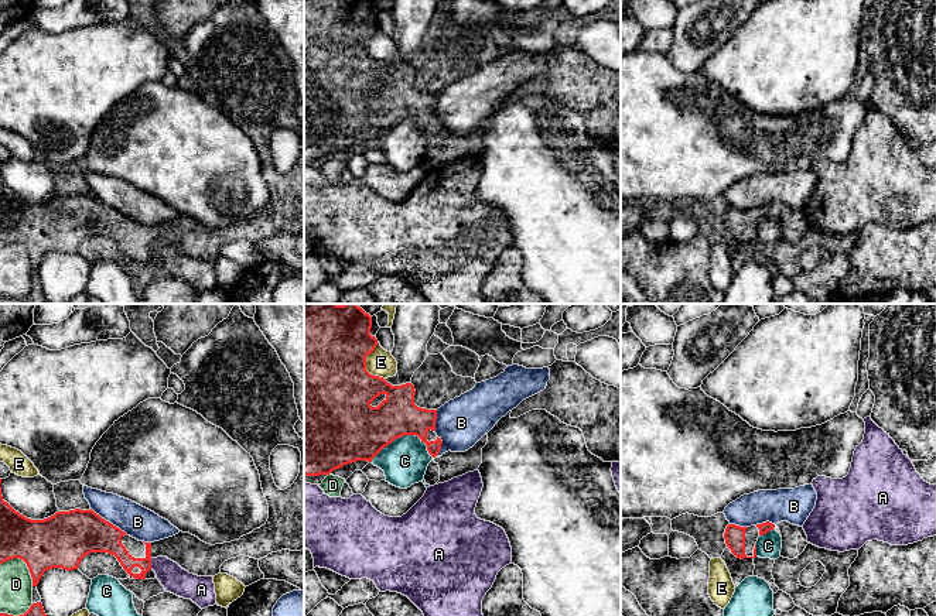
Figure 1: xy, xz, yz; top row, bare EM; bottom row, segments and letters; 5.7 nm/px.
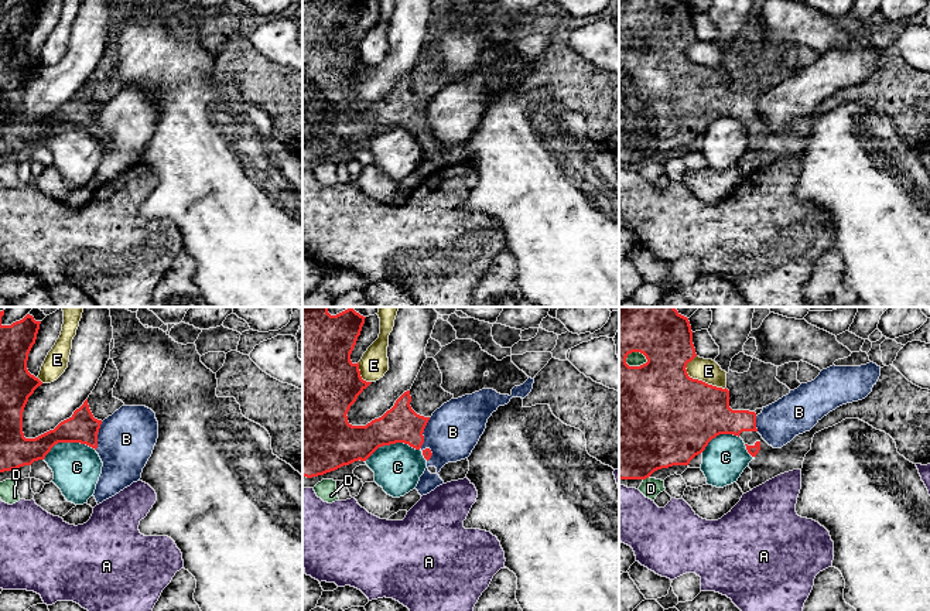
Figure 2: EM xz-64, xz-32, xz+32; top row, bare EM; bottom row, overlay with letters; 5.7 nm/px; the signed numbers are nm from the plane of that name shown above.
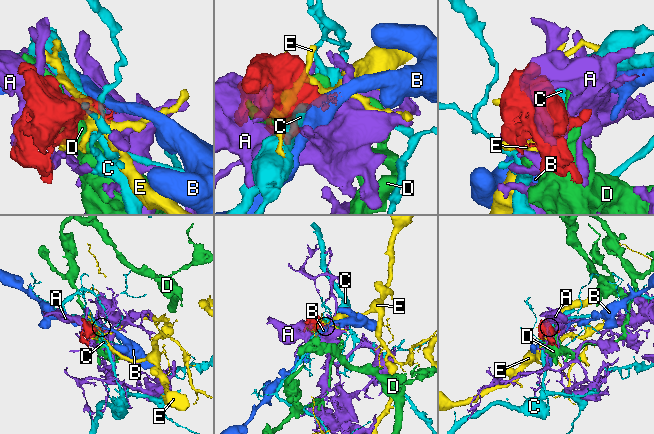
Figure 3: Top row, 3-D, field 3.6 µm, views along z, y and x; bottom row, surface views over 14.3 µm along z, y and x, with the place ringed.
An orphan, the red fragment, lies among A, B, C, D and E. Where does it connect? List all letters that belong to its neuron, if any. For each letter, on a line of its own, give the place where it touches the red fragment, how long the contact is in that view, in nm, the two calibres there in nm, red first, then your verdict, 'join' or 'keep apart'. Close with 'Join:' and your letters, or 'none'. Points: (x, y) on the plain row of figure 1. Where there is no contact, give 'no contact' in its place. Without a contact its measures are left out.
A: xy (150, 247) | 60 nm | 110/150 nm | keep apart
B: xy (108, 205) | 260 nm | 300/190 nm | keep apart
C: xz (403, 119) | 360 nm | 320/260 nm | keep apart
D: xy (17, 240) | 190 nm | 300/190 nm | keep apart
E: xz (365, 48) | 220 nm | 500/150 nm | keep apart
Join: none

